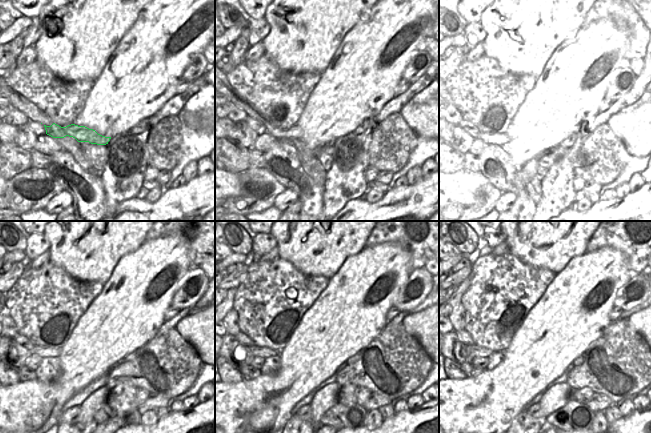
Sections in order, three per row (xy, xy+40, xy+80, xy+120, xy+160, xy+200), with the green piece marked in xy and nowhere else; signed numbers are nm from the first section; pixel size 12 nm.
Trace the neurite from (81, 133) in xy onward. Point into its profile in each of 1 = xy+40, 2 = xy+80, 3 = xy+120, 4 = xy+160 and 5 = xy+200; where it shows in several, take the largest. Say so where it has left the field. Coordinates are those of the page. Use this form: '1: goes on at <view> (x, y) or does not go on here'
1: goes on at xy+40 (294, 133)
2: goes on at xy+80 (489, 127)
3: goes on at xy+120 (41, 351)
4: goes on at xy+160 (261, 351)
5: goes on at xy+200 (475, 350)

